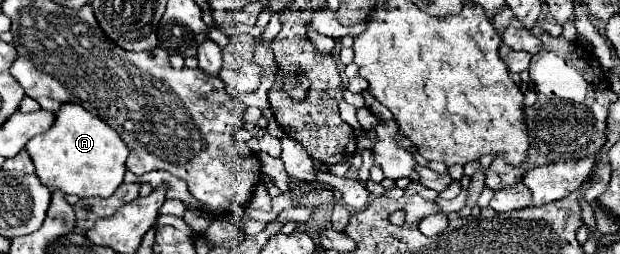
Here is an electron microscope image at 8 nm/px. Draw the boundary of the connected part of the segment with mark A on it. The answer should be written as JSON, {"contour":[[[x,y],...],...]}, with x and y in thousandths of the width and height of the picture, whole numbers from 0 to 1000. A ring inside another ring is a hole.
{"contour":[[[102,406],[95,437],[89,437],[89,476],[76,524],[56,531],[44,571],[40,571],[53,650],[56,650],[56,689],[69,728],[79,744],[98,744],[111,768],[127,768],[127,776],[176,776],[189,752],[189,736],[198,720],[202,689],[202,626],[208,610],[205,571],[195,555],[195,539],[160,461],[147,453],[124,406]]]}

